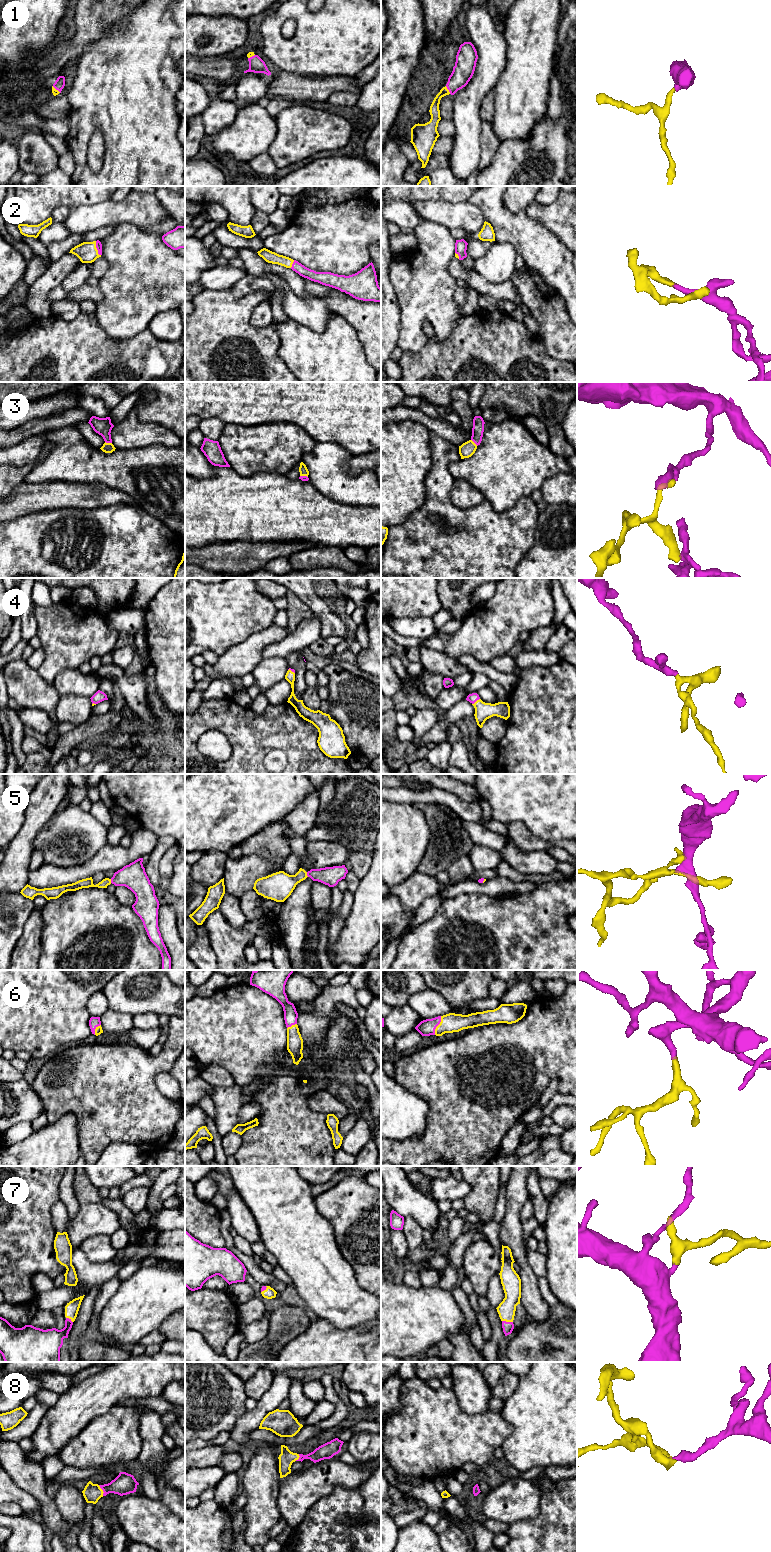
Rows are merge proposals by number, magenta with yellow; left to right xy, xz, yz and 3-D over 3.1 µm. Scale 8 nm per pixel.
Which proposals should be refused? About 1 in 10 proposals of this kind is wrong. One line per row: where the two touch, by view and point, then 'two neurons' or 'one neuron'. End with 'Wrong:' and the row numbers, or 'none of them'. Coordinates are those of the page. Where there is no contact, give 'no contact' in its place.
1: yz (448, 89) | one neuron
2: xy (96, 247) | one neuron
3: xy (108, 442) | one neuron
4: yz (475, 701) | one neuron
5: xz (307, 874) | one neuron
6: yz (438, 1024) | one neuron
7: yz (507, 1322) | one neuron
8: xy (102, 1489) | one neuron
Wrong: none of them

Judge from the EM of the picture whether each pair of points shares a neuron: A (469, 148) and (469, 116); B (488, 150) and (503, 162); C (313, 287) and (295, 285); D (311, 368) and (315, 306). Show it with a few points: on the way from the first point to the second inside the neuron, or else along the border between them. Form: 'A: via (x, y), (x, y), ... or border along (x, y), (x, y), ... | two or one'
A: via (469, 140), (469, 124) | one
B: border along (500, 141), (491, 162), (479, 170) | two
C: border along (303, 278), (305, 289), (309, 293) | two
D: border along (330, 315), (322, 331), (313, 331), (292, 320) | two

